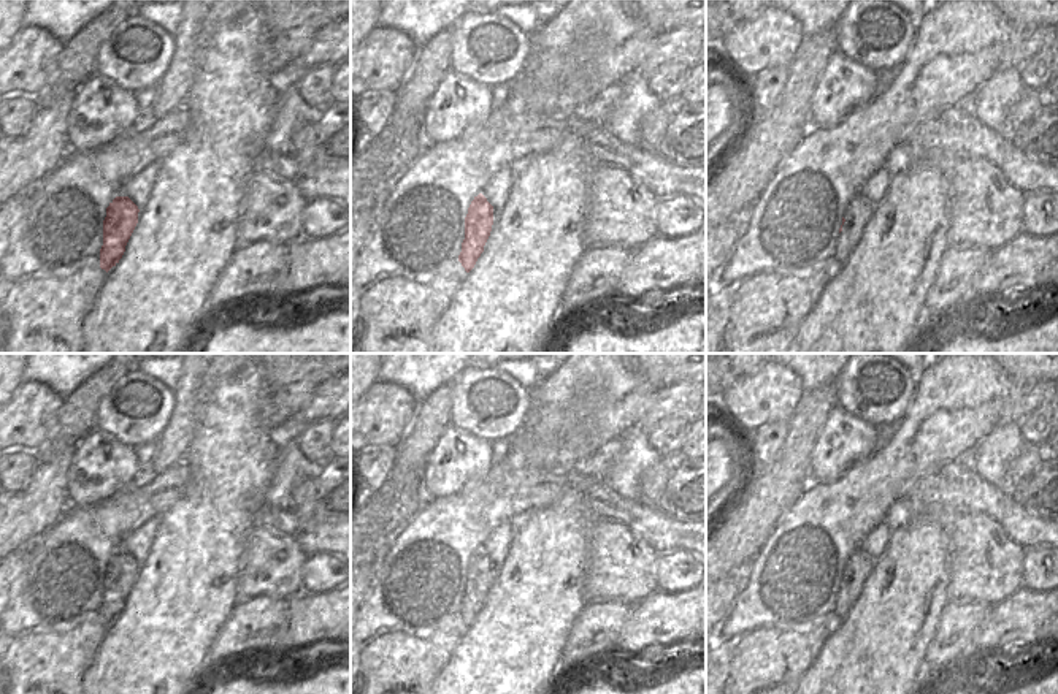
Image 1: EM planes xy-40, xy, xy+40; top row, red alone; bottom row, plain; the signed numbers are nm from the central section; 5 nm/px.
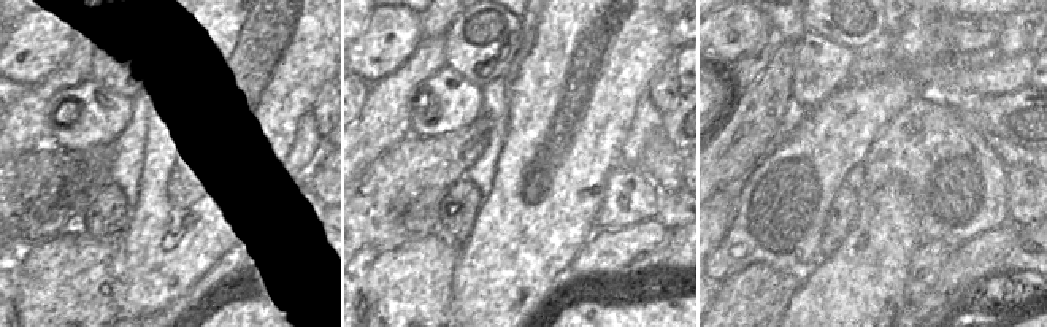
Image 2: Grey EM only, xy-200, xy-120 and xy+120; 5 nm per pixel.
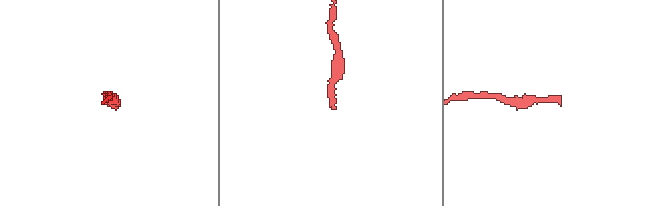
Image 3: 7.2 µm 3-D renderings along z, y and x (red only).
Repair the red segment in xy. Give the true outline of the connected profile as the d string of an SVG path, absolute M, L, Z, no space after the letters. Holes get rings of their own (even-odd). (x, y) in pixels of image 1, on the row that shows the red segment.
M482 193L471 201L465 217L465 239L458 255L458 261L466 273L474 268L484 252L484 246L501 211L503 206L493 206Z

